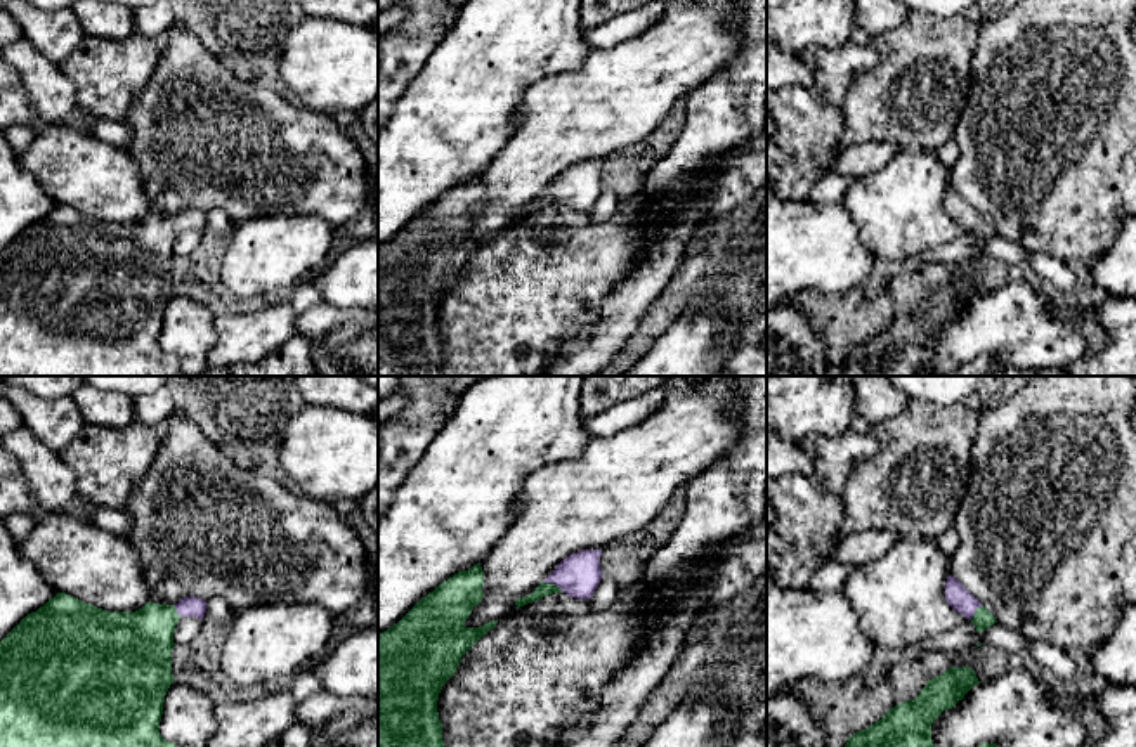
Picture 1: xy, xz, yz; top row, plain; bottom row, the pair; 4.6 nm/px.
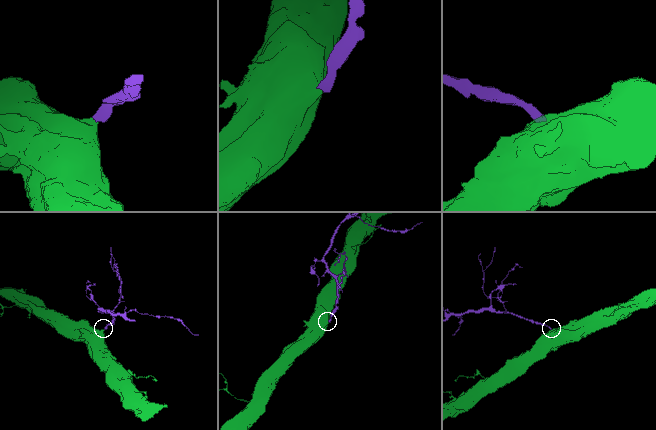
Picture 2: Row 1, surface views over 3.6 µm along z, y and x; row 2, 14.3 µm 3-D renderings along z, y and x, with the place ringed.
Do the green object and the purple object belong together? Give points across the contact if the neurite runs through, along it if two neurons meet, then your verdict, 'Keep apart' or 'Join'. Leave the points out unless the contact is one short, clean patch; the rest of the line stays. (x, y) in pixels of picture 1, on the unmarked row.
Path across: xz (545, 200), (554, 196), (564, 189), (578, 188). Join

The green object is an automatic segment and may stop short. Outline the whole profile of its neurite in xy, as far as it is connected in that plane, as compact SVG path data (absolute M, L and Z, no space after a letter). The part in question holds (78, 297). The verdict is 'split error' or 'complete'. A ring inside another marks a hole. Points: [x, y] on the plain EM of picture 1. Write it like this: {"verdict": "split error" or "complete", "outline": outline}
{"verdict": "split error", "outline": "M57 205L36 224L28 225L0 253L0 376L179 376L177 357L160 347L165 307L173 295L173 243L180 229L203 231L205 224L206 213L196 208L184 210L175 218L147 213L135 224L108 224L66 205Z"}

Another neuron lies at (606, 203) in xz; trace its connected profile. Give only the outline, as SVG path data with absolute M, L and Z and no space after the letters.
M602 189L600 196L597 198L593 208L591 208L591 217L593 222L602 224L607 218L610 218L614 215L617 208L617 198L612 191L609 189Z

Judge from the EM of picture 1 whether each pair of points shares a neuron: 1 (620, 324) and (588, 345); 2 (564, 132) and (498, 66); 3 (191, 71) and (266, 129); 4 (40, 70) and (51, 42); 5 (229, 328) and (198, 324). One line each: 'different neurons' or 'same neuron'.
1: same neuron
2: different neurons
3: same neuron
4: different neurons
5: different neurons

